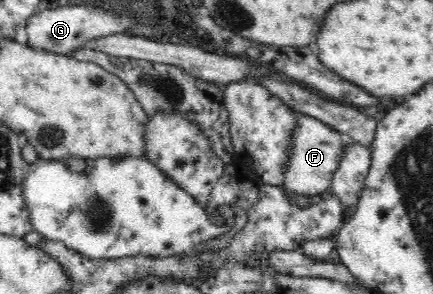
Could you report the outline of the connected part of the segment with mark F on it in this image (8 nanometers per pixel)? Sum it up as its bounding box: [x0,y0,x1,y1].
[284,116,347,198]

